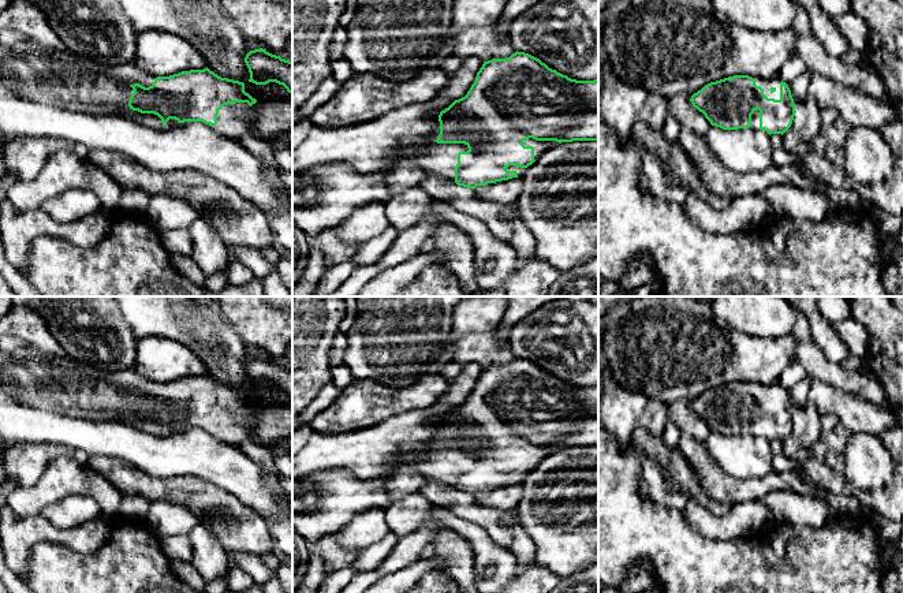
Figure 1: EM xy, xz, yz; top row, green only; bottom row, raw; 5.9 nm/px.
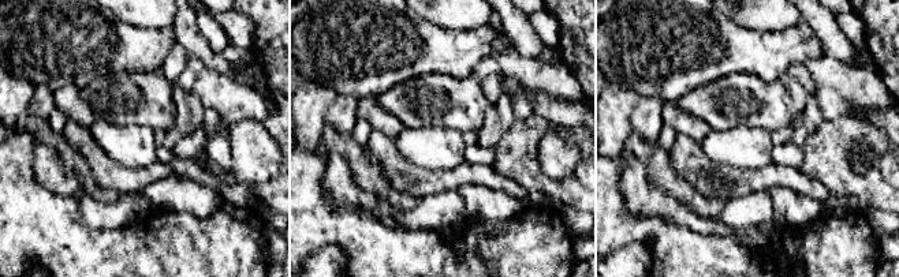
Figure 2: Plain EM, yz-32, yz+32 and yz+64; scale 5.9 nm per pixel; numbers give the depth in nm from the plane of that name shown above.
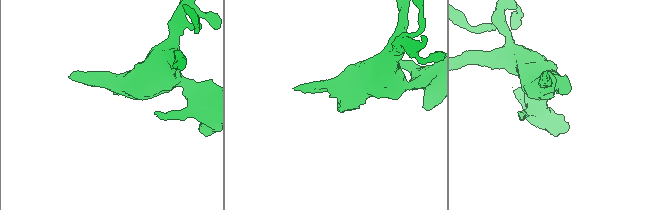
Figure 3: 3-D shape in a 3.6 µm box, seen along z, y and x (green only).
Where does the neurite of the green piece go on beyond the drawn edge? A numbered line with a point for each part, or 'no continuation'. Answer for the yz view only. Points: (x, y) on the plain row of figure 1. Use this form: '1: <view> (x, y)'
1: yz (775, 388)

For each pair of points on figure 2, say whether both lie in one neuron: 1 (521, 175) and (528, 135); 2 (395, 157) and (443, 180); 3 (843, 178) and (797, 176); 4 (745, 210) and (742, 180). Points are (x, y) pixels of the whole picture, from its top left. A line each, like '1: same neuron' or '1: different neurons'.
1: same neuron
2: same neuron
3: different neurons
4: different neurons

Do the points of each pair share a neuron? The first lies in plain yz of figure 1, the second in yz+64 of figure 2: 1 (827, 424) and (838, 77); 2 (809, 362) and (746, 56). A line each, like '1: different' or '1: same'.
1: same
2: different

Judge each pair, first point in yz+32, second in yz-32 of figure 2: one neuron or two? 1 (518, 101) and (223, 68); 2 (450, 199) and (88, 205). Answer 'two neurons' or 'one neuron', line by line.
1: one neuron
2: one neuron

